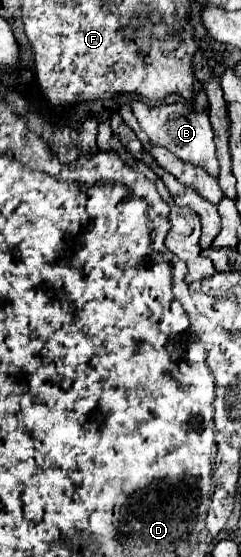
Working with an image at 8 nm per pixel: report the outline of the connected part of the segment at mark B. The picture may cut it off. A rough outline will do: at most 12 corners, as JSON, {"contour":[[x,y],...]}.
{"contour":[[189,101],[131,109],[155,145],[219,175],[213,129]]}

